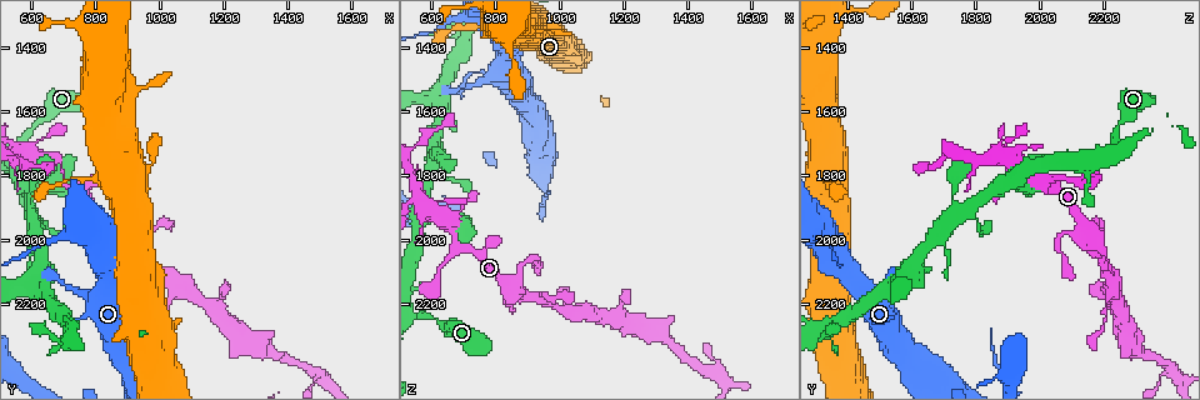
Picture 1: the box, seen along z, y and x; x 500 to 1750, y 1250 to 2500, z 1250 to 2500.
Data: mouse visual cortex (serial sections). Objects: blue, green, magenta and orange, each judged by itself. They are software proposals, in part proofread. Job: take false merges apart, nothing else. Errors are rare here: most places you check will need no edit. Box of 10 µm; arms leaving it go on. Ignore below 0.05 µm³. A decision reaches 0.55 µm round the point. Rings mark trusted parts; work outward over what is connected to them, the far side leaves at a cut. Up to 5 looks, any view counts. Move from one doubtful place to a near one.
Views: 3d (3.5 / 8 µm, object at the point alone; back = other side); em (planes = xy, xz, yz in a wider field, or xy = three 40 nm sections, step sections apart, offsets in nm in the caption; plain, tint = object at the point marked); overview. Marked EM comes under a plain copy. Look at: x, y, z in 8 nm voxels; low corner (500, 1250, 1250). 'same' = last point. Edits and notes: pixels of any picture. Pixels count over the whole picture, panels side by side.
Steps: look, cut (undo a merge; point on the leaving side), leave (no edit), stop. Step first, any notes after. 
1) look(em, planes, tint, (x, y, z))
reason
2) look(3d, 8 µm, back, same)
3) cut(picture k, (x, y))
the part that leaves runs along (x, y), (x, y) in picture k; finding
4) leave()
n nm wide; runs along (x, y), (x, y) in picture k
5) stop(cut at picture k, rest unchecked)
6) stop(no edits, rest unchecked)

look(3d, 3.5 µm, (620, 2100, 1590))

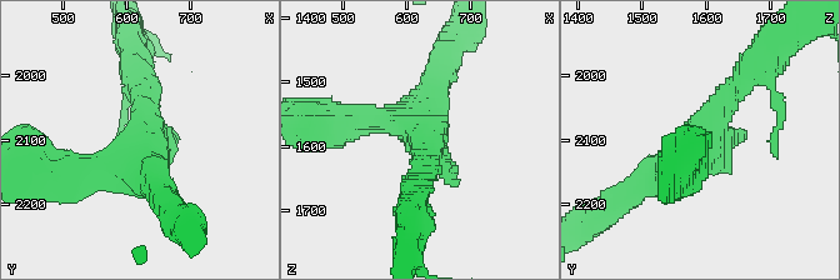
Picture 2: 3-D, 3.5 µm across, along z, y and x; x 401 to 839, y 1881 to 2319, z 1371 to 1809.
look(em, planes, tint, (630, 2100, 1585))
shape alone is not enough

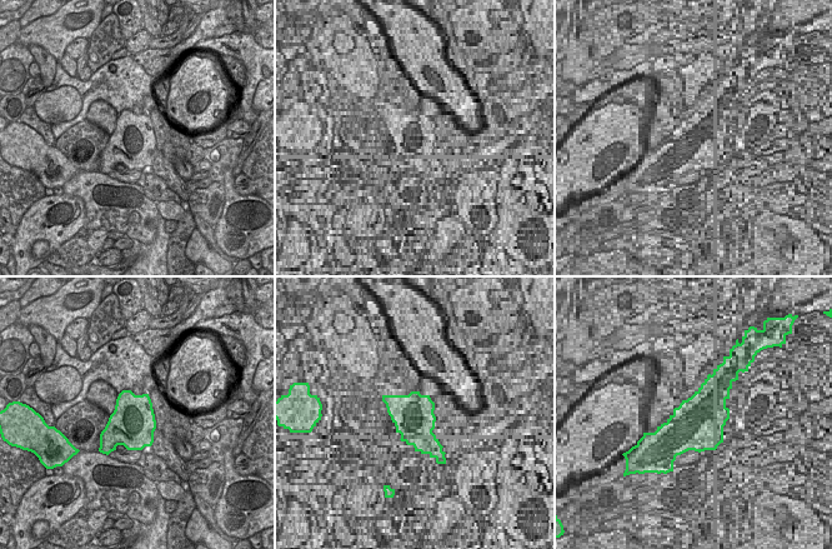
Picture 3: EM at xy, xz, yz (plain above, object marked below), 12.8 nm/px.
leave()
runs along (736, 85), (689, 150), (621, 200) in picture 2; one cell here

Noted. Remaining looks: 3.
look(3d, 3.5 µm, back, (620, 1800, 1740))
calibre changes

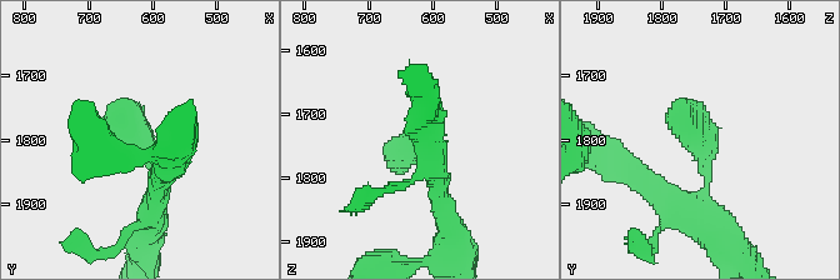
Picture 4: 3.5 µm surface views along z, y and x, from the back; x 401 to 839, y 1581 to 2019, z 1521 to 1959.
look(em, xy, step 1, tint, (615, 1810, 1735))

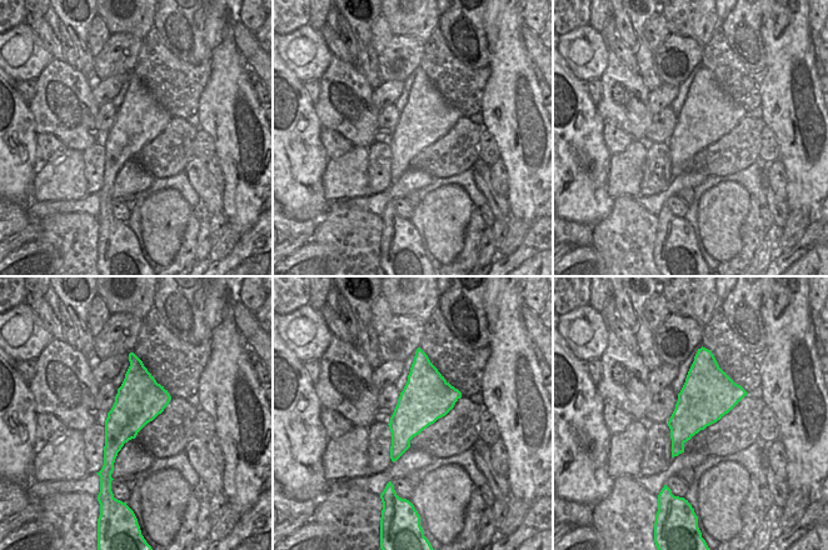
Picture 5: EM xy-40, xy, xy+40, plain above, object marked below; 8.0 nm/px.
leave()
runs along (131, 356), (135, 405), (108, 476) in picture 5; one cell here

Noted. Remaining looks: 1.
stop(no edits, rest unchecked)

